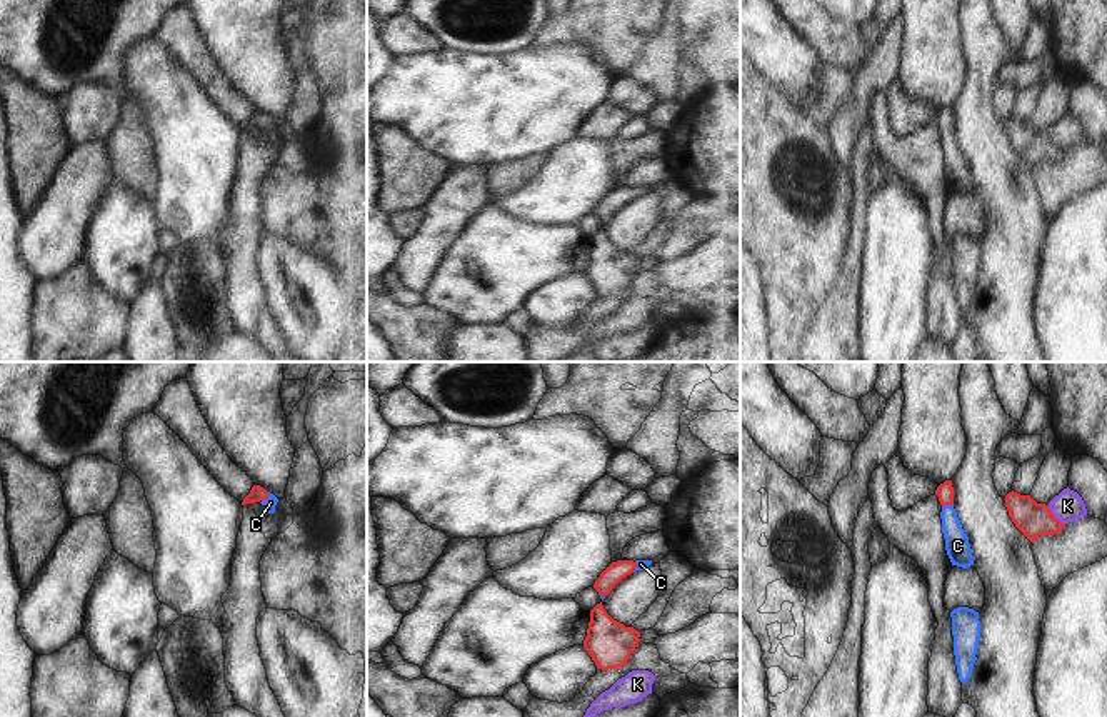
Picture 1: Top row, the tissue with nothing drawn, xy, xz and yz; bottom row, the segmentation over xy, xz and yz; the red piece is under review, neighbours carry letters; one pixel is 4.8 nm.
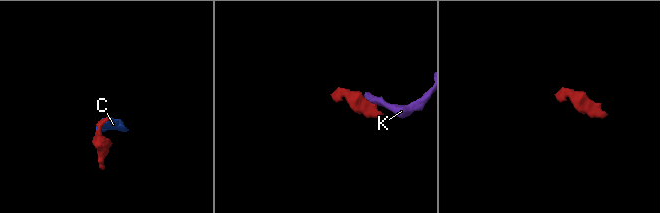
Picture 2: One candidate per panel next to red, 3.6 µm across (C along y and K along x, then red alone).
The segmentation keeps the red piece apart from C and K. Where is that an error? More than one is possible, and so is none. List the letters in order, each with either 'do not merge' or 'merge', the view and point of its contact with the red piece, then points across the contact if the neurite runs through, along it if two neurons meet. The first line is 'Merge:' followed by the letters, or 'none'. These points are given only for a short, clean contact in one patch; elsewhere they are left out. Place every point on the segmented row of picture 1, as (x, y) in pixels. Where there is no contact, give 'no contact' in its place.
Merge: C
C: merge; contact xy (267, 497); way xy (257, 492), (267, 497), (270, 502)
K: do not merge; contact yz (1052, 516); border yz (1047, 506), (1064, 524)

